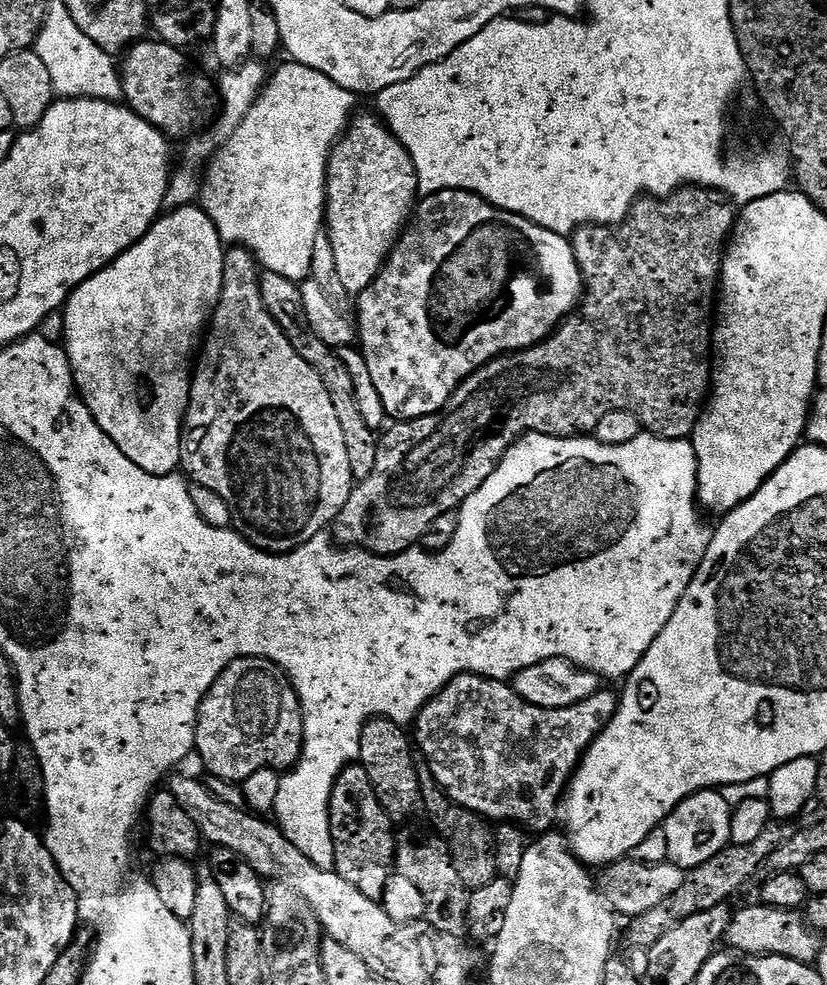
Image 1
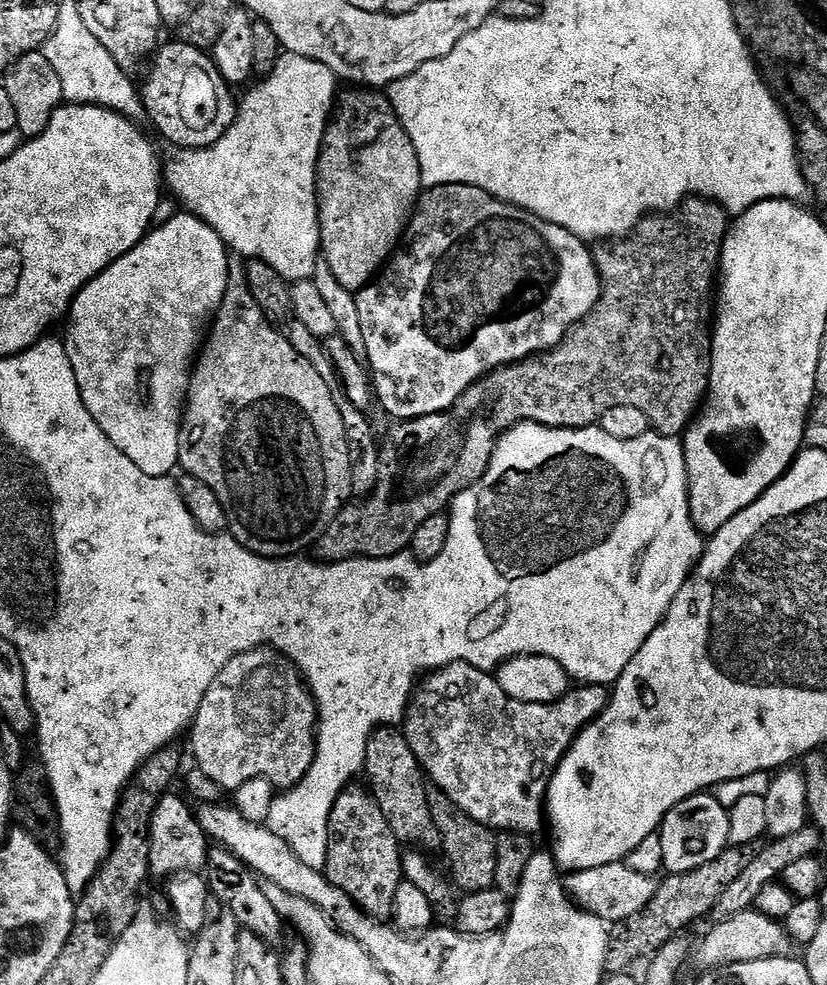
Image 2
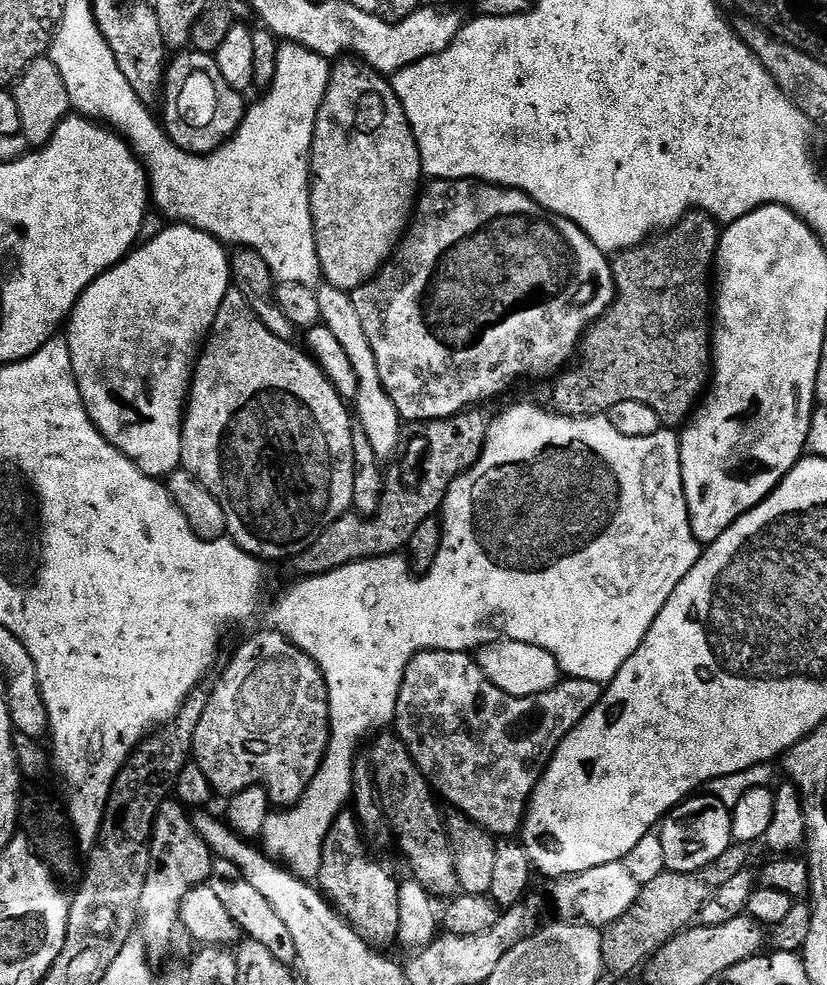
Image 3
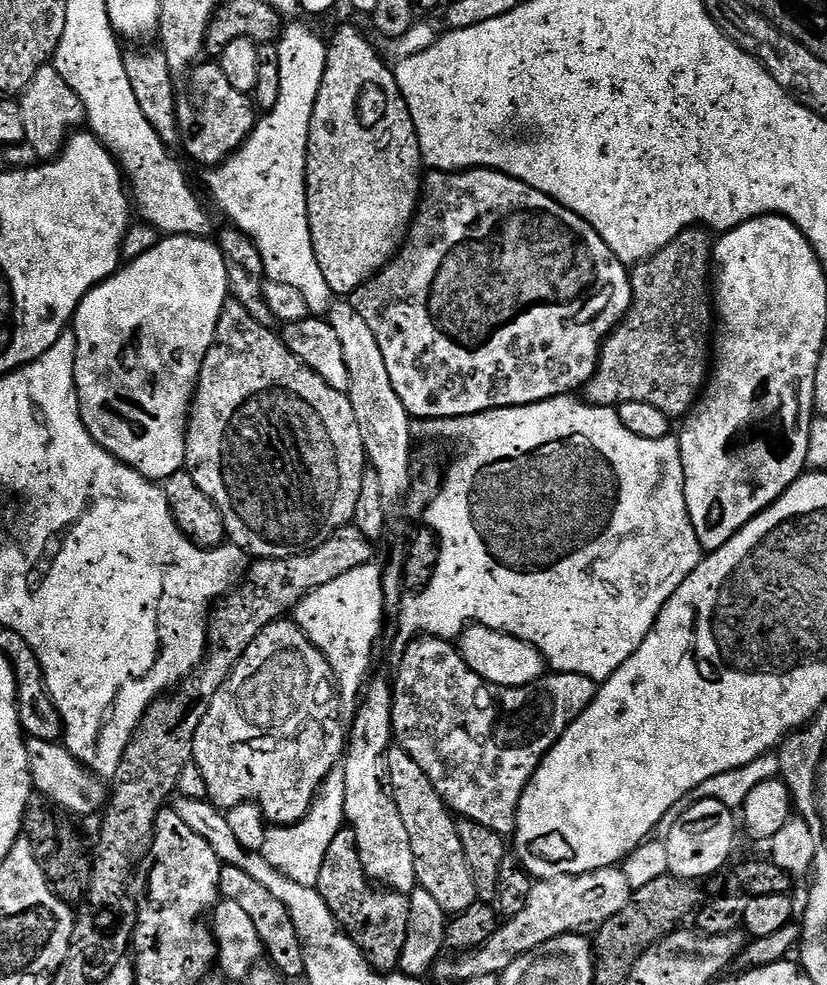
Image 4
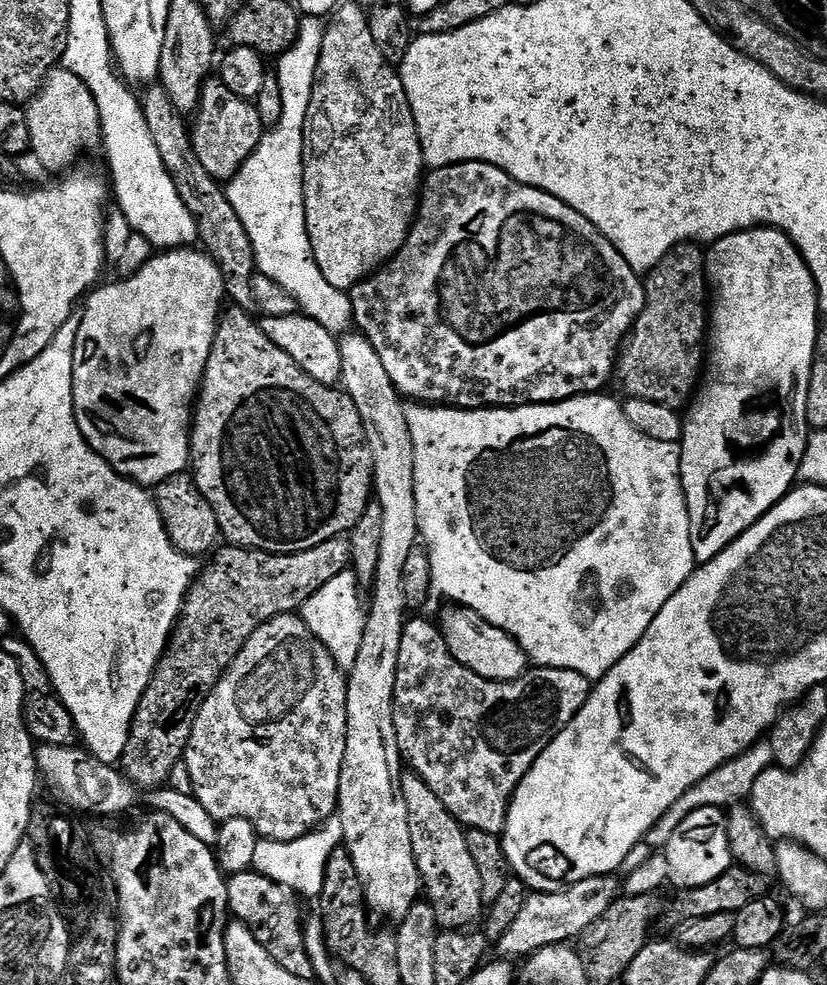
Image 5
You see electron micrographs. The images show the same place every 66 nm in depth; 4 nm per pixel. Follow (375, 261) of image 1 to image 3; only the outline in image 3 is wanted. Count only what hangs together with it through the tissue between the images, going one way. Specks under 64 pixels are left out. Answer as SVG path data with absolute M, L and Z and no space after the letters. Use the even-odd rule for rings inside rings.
M348 62L337 63L340 65L337 66L336 64L331 69L329 86L325 97L322 98L321 108L318 110L317 122L314 126L312 163L310 165L310 206L312 207L318 262L323 279L338 290L351 294L357 288L361 288L366 281L374 279L380 273L381 268L392 259L392 253L399 248L404 233L408 231L416 201L422 191L422 169L418 142L414 138L412 127L406 118L406 110L402 106L398 94L394 94L391 79L385 78L381 73L373 72L371 68L361 66L359 63L356 63L357 65L344 63Z

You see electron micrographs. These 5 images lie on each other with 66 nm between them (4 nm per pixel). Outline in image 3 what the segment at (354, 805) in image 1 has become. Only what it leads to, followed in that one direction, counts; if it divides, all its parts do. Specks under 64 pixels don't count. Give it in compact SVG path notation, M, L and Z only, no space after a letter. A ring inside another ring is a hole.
M355 811L339 812L324 843L318 888L367 944L377 950L384 950L387 944L395 945L399 937L402 910L398 894L401 881L396 880L395 870L386 861L372 856L364 835L366 829Z

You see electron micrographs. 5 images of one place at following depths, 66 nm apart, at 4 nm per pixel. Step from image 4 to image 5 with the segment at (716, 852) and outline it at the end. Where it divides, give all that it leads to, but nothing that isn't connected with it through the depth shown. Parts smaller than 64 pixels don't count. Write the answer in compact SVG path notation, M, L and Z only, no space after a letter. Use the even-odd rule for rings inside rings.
M702 808L694 810L680 826L674 830L674 838L670 838L667 848L663 849L662 855L668 859L671 883L677 884L677 889L687 890L706 886L706 882L714 882L726 870L733 867L734 861L730 854L730 842L726 838L726 826L728 825L725 813L718 808Z

